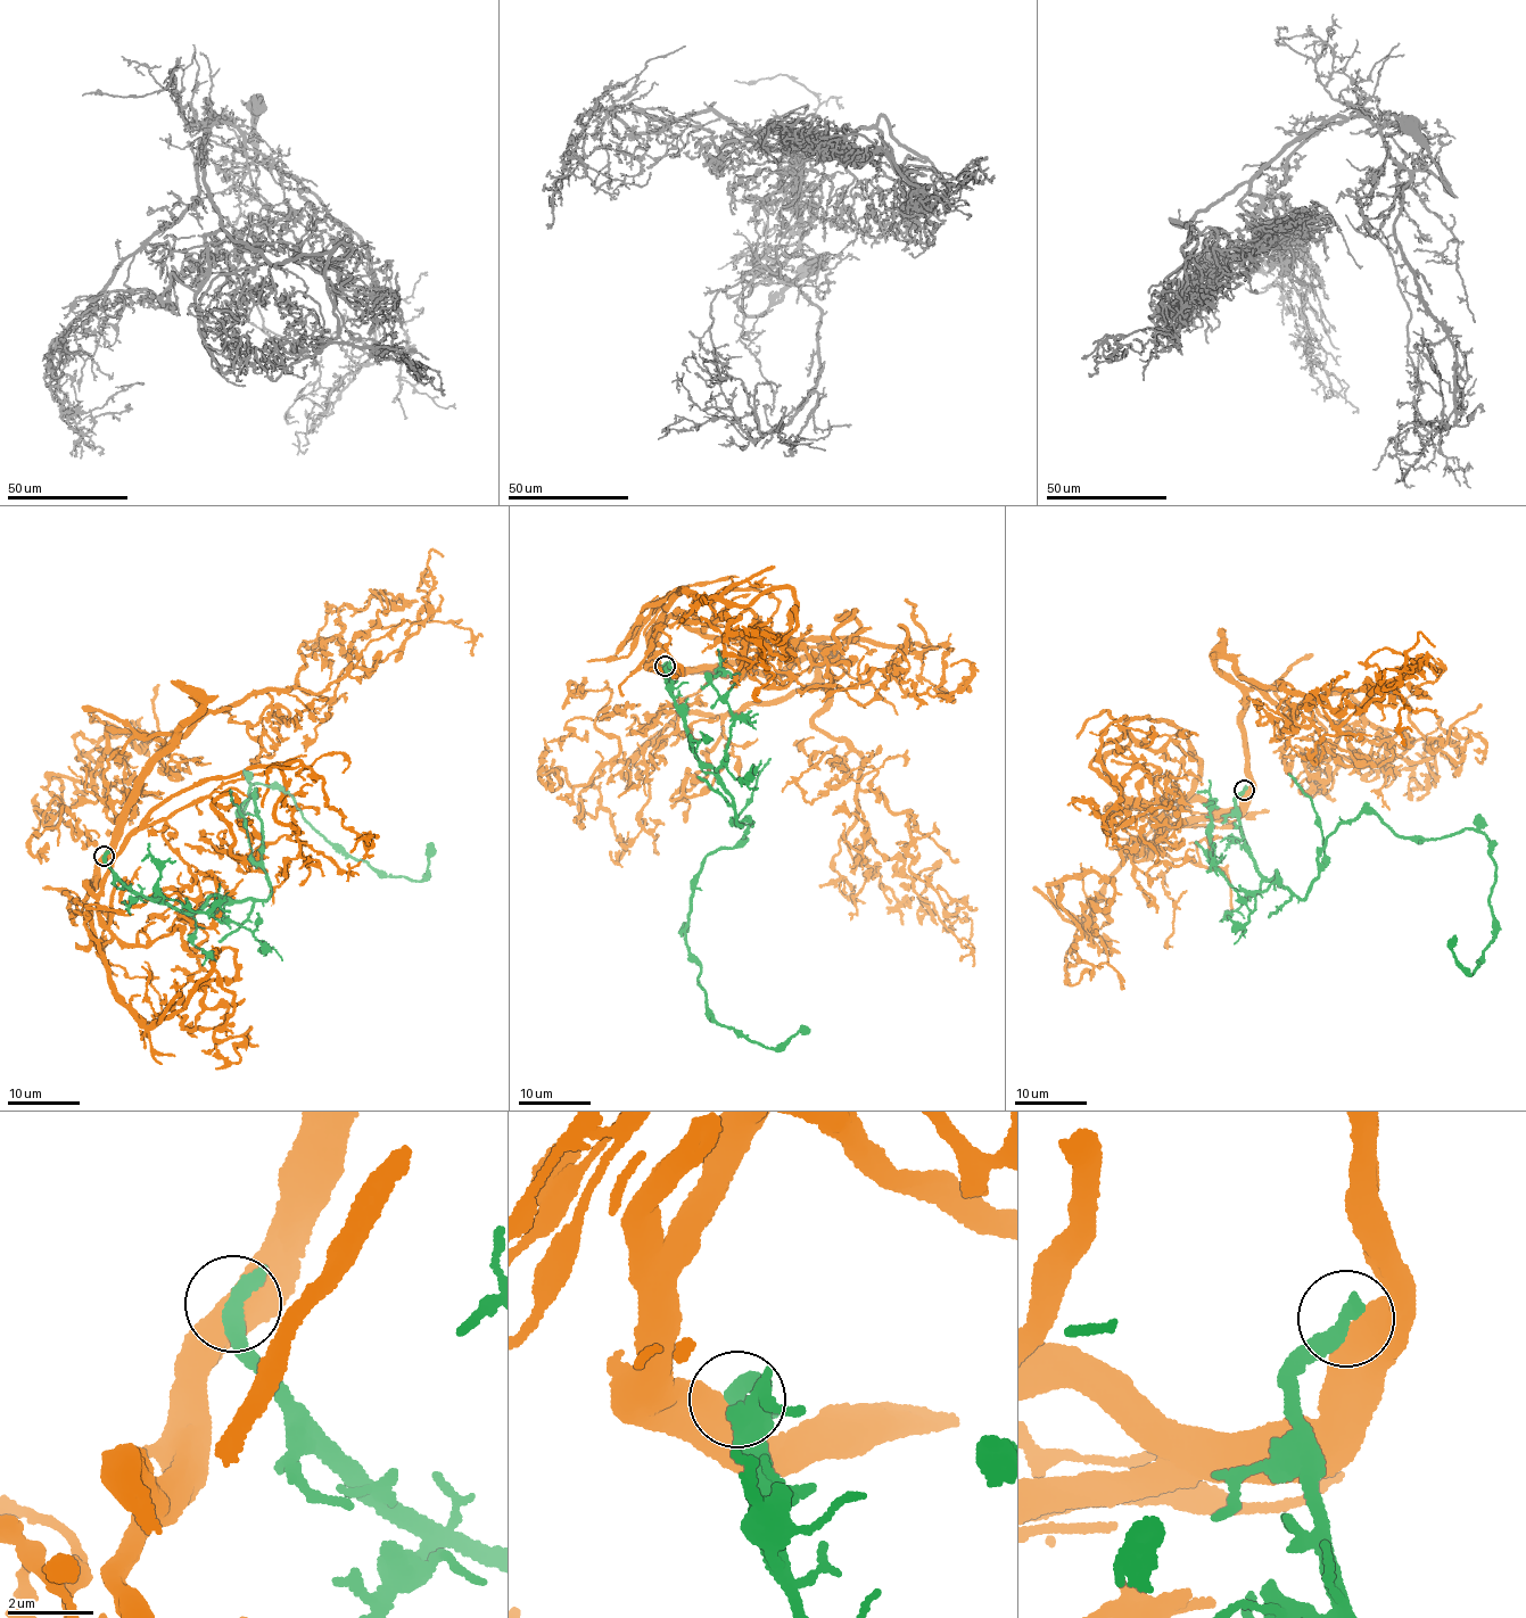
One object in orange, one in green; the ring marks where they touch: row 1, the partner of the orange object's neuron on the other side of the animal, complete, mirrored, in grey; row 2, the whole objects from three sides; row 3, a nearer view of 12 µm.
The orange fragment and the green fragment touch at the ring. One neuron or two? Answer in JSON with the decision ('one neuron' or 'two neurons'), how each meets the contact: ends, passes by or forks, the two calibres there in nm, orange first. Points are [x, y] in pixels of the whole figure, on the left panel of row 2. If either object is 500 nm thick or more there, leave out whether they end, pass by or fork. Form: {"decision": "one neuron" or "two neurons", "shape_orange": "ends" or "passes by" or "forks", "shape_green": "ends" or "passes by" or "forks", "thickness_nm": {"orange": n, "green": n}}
{"decision": "two neurons", "thickness_nm": {"orange": 750, "green": 480}}

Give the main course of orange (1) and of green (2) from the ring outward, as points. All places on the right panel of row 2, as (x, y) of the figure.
1: (1244, 790), (1248, 700), (1221, 655), (1271, 701), (1337, 690), (1386, 735), (1364, 767), (1310, 765), (1335, 801)
2: (1244, 790), (1259, 873), (1301, 898), (1366, 811), (1405, 836), (1484, 832), (1494, 934), (1470, 974), (1456, 935)

